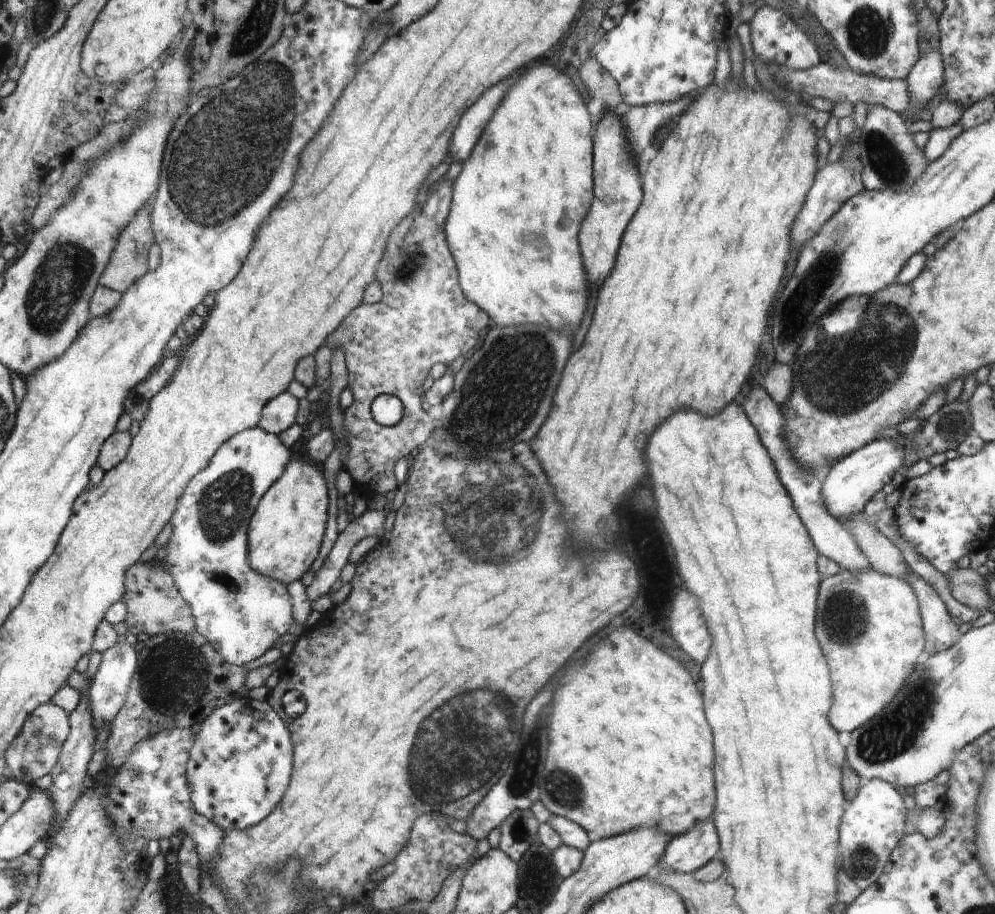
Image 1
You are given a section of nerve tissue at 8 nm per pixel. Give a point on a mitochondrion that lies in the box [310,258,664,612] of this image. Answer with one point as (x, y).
(481, 510)

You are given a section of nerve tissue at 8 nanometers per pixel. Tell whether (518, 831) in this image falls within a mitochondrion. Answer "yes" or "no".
yes

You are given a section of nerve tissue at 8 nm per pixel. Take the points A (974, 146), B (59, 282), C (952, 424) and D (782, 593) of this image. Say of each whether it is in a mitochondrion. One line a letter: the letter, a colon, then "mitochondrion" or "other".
A: other
B: mitochondrion
C: mitochondrion
D: other

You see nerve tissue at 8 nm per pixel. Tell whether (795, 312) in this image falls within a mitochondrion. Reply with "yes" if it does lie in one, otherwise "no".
yes

